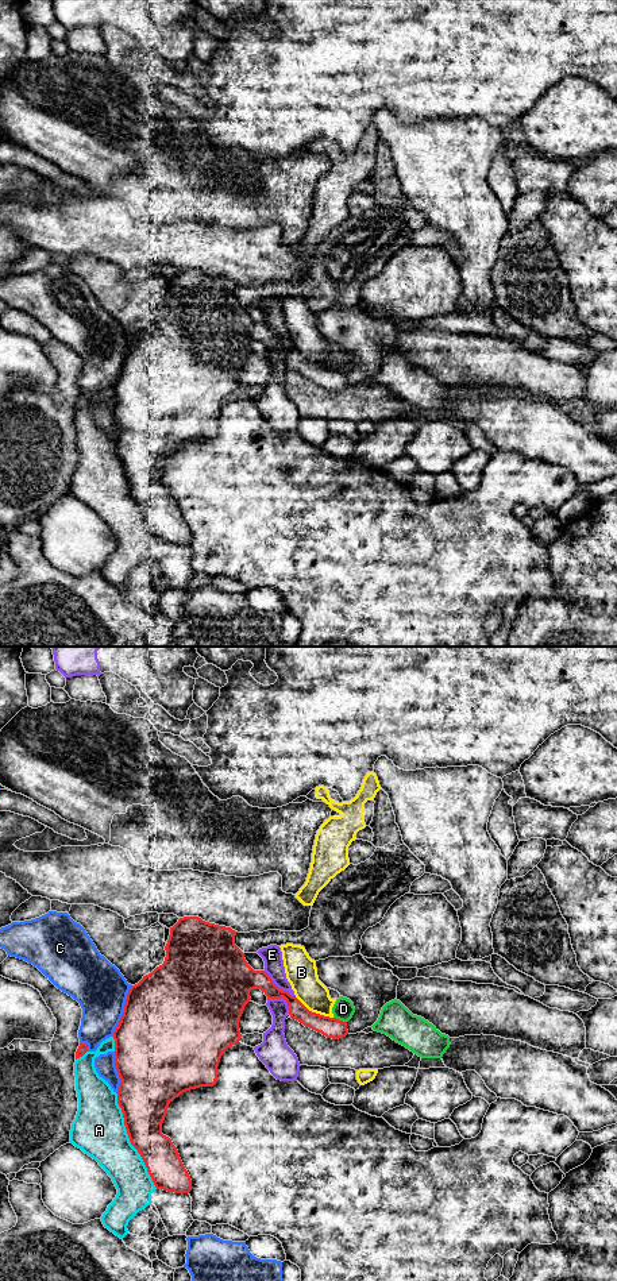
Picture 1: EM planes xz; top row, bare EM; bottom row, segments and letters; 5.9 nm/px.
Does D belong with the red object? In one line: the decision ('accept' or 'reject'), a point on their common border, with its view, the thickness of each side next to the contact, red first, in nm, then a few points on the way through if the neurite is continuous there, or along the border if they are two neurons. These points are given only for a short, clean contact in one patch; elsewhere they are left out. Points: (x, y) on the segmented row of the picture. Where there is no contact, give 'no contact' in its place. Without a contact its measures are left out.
reject; meets red in xz at (340, 1021); 120 nm thick on the red side, 130 nm on the other; border along xz (334, 1017), (346, 1022)

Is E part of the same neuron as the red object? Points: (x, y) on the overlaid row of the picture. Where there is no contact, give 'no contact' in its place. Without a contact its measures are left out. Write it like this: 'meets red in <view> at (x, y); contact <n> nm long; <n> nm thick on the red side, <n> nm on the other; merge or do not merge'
meets red in xz at (277, 987); contact 240 nm long; 220 nm thick on the red side, 120 nm on the other; do not merge

